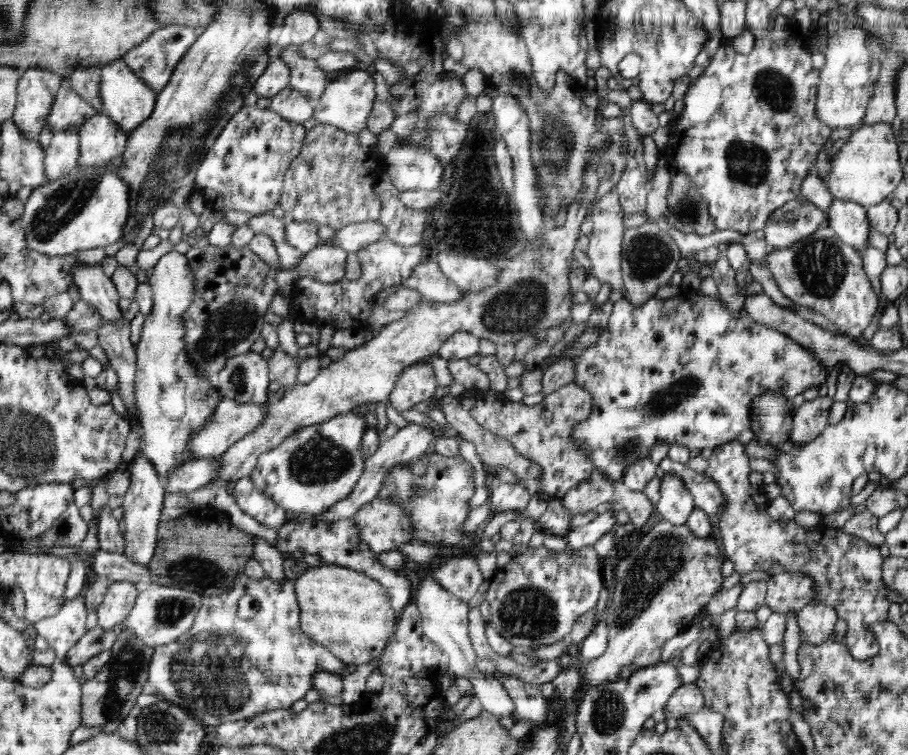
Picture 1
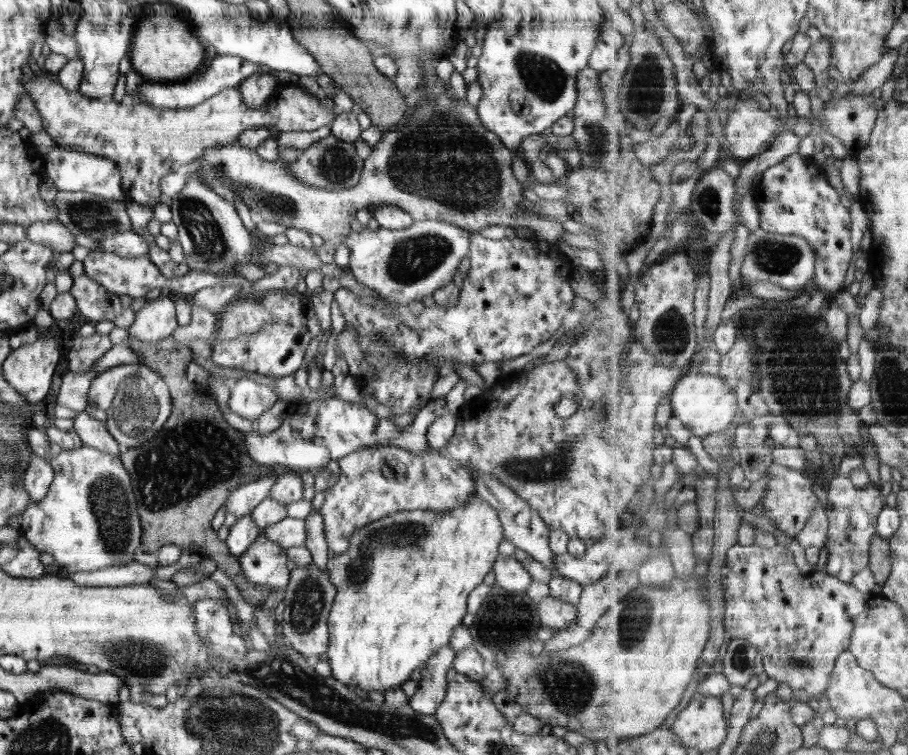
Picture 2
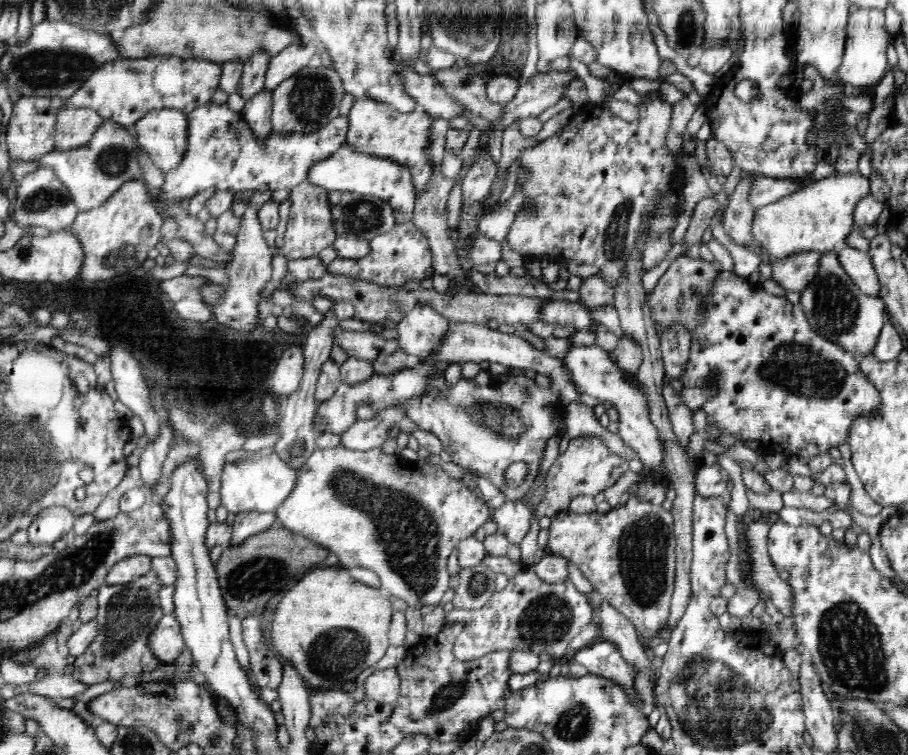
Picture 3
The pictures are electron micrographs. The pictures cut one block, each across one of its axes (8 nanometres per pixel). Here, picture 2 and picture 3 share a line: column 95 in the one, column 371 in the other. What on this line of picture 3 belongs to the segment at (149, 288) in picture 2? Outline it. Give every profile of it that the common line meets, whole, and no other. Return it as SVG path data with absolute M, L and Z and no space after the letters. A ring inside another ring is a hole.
M412 221L397 224L386 234L374 237L371 251L358 260L336 257L327 265L327 273L338 276L350 276L358 280L374 282L379 286L400 288L412 280L421 281L433 277L434 268L431 261L431 250L426 235Z

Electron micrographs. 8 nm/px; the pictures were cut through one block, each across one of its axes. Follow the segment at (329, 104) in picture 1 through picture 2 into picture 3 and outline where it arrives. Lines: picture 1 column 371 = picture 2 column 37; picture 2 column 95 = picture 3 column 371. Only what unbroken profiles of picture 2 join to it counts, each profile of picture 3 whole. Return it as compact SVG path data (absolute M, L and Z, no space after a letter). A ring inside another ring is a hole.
M368 97L355 99L347 115L349 127L345 145L354 152L388 157L411 170L417 194L424 192L432 178L430 161L430 125L433 116L428 112L400 113L389 104Z

